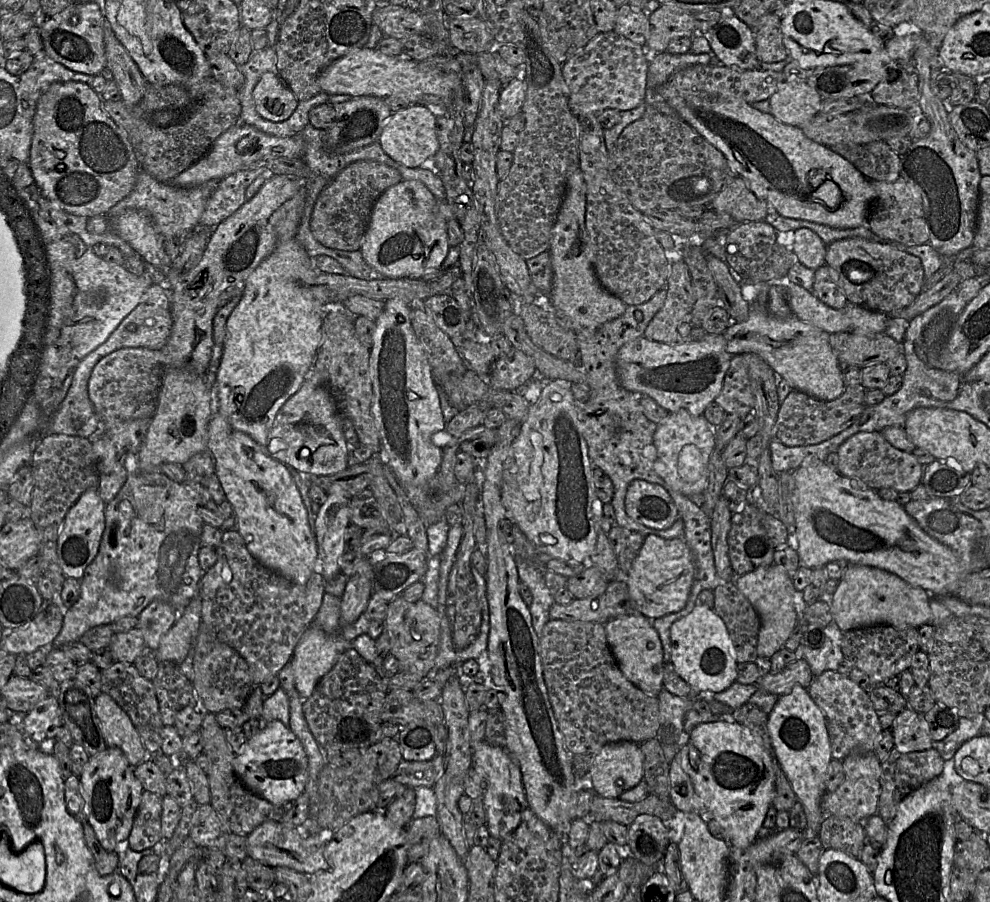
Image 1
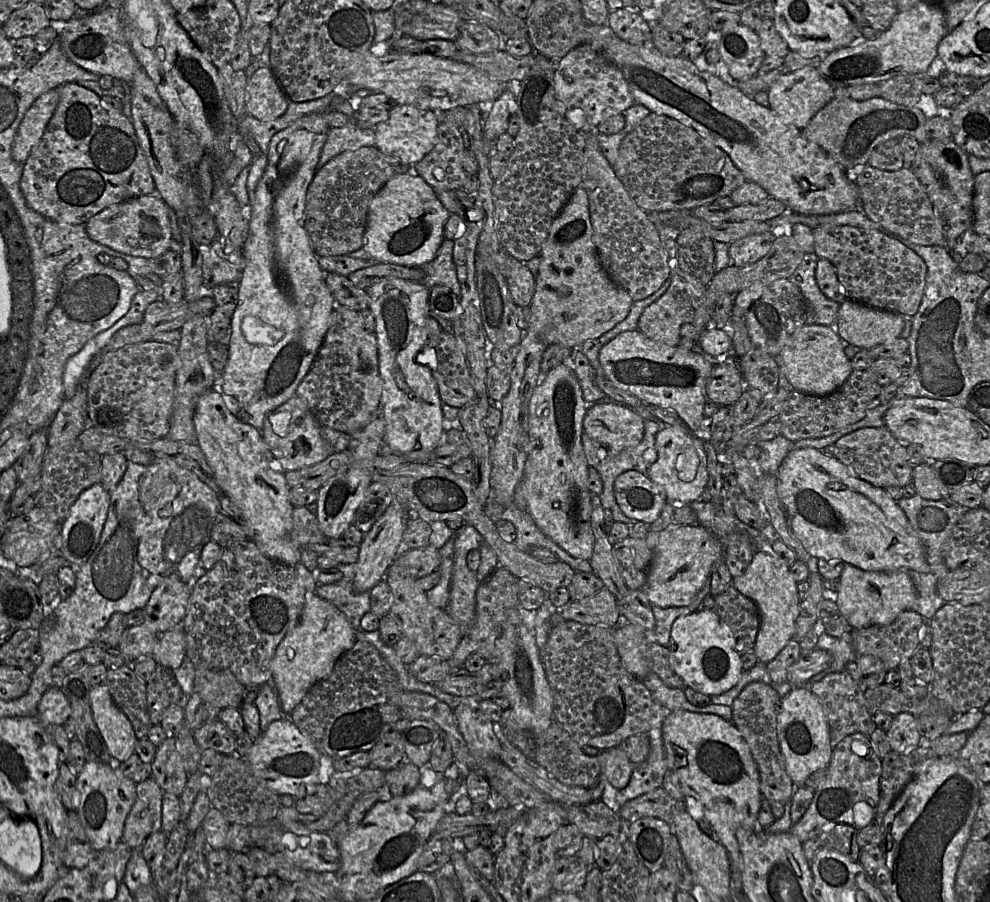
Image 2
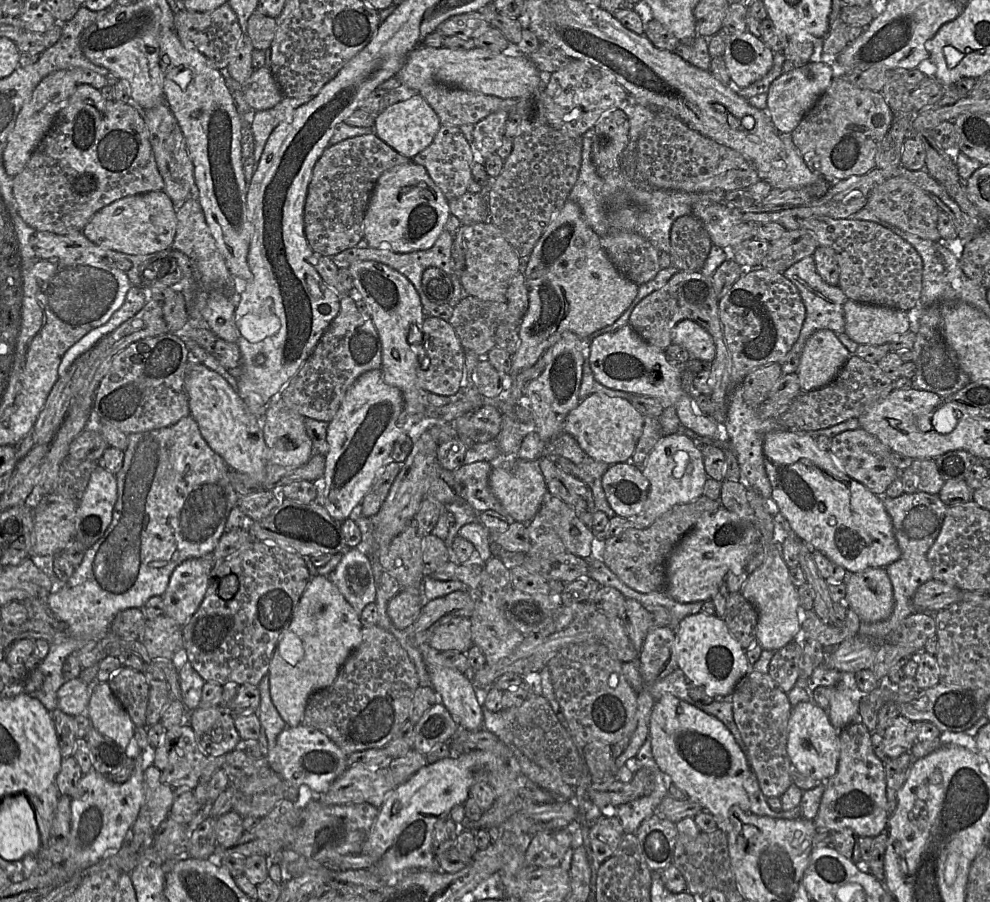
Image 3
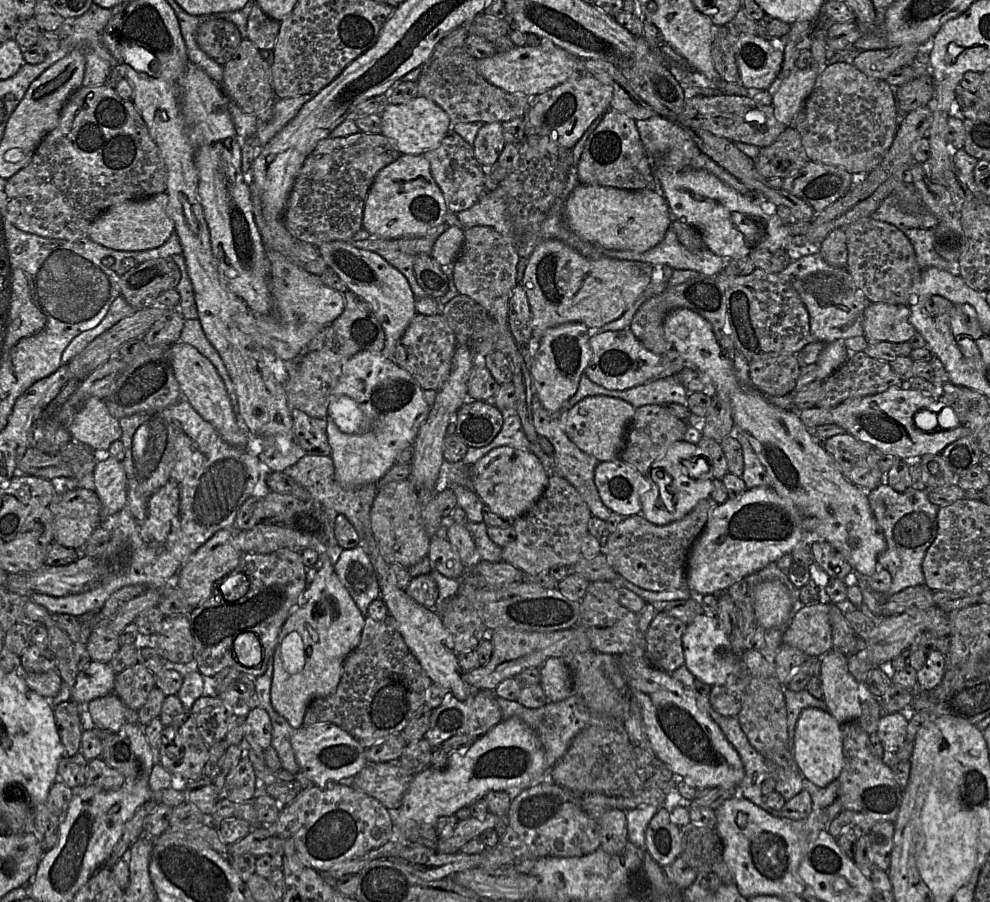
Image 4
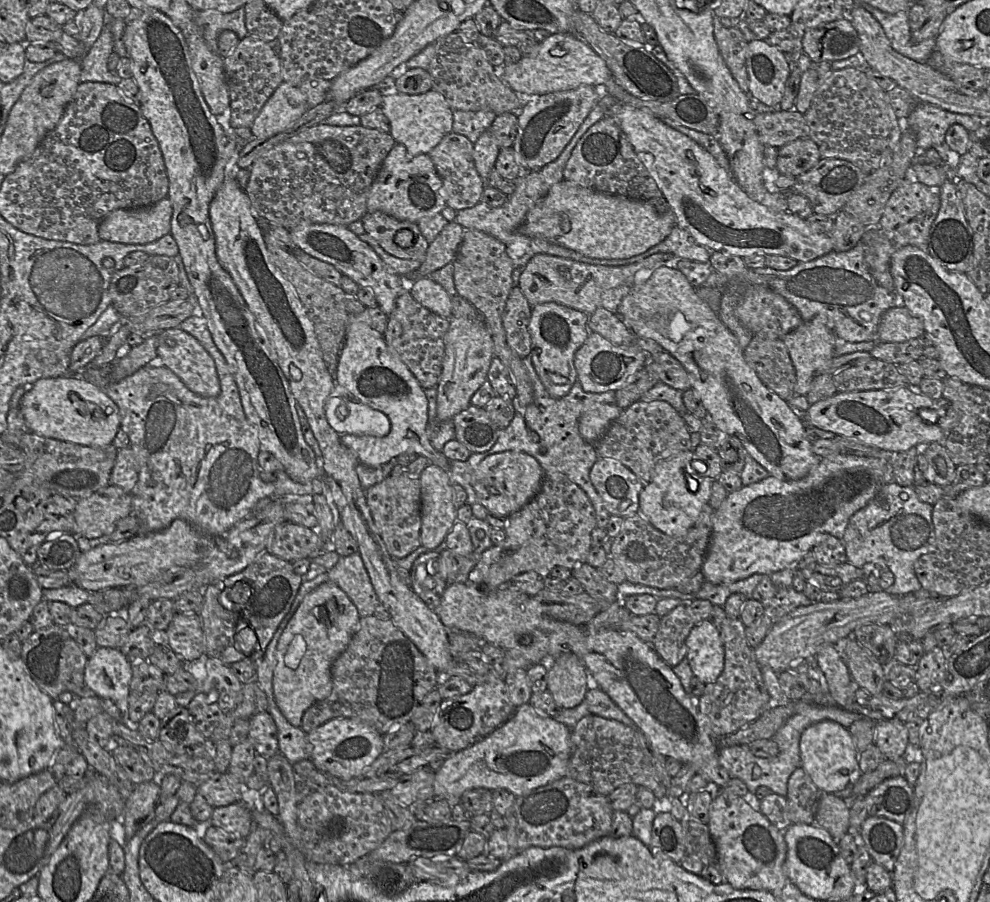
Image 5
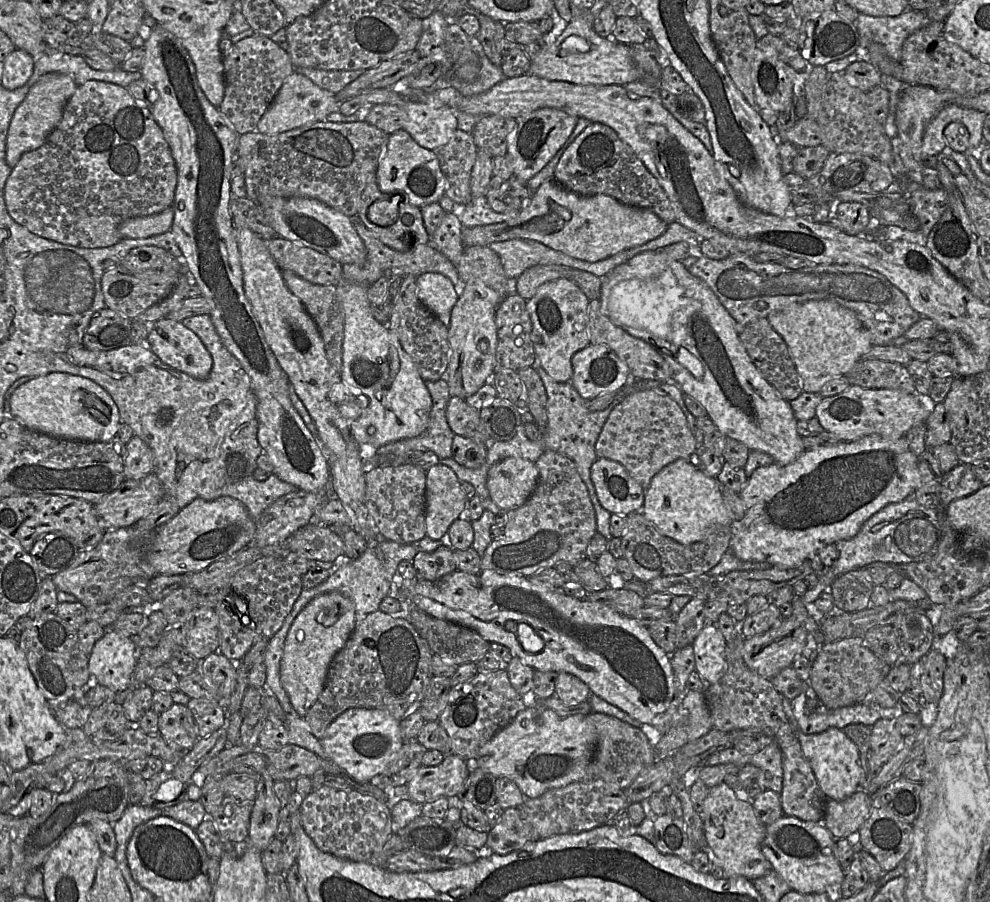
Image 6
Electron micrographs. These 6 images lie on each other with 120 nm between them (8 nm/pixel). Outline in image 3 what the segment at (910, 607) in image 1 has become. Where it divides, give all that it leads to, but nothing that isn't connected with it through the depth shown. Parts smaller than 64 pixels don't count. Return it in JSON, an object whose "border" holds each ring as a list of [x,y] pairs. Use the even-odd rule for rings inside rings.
{"border":[[[885,568],[852,573],[846,585],[845,604],[863,622],[888,619],[894,608],[891,580]]]}

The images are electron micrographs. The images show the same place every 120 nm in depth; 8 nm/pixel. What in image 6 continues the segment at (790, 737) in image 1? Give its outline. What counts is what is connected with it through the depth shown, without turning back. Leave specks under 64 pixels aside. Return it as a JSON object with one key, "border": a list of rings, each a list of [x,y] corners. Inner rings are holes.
{"border":[[[832,727],[818,734],[798,733],[798,738],[802,752],[827,799],[842,801],[859,789],[861,778],[860,754],[857,746],[843,730]]]}

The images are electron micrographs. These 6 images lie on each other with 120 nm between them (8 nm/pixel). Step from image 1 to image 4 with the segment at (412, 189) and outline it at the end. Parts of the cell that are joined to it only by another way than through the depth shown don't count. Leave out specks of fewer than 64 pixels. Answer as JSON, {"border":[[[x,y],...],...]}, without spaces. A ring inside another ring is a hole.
{"border":[[[401,154],[374,178],[365,200],[362,227],[378,239],[418,237],[445,222],[448,211],[424,155]]]}

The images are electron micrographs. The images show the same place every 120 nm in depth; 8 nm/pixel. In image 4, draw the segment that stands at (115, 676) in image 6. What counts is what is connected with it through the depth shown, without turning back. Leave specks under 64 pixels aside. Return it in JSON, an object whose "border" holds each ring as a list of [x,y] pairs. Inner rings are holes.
{"border":[[[91,661],[88,666],[79,671],[75,685],[71,691],[71,700],[79,706],[86,706],[90,701],[114,692],[116,673],[109,663]]]}

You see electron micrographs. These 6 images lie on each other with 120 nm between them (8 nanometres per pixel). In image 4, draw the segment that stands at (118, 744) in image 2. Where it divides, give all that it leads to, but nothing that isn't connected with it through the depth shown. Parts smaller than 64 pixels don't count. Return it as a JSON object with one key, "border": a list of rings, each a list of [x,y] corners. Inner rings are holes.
{"border":[[[114,692],[90,701],[86,709],[96,726],[113,733],[121,732],[127,722],[126,706]]]}

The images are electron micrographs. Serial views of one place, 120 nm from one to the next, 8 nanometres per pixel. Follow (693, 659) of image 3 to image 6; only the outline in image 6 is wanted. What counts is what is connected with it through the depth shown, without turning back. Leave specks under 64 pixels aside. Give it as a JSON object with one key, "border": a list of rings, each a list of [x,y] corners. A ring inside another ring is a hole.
{"border":[[[706,623],[692,643],[695,670],[706,685],[716,683],[727,669],[727,643],[715,624]]]}

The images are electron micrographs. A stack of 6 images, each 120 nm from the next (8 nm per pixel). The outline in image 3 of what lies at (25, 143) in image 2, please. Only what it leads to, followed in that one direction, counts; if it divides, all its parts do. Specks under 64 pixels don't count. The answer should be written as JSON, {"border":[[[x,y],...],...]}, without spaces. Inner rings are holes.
{"border":[[[59,70],[46,76],[34,89],[31,98],[19,111],[3,151],[3,165],[9,176],[15,177],[23,170],[33,151],[52,126],[57,114],[64,107],[76,86],[77,83],[70,70]]]}

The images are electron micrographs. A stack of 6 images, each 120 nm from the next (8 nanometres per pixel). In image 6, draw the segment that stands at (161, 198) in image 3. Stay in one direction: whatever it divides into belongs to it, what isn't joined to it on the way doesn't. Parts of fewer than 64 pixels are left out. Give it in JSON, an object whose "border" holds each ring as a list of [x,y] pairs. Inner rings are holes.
{"border":[[[172,205],[159,213],[126,219],[119,226],[122,238],[145,238],[171,229],[174,211]]]}

